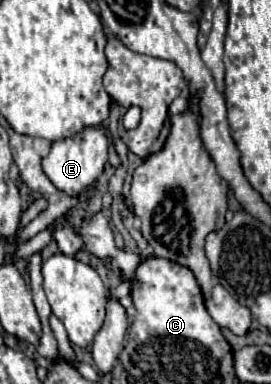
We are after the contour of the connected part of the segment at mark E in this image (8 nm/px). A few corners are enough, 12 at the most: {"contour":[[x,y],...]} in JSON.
{"contour":[[101,128],[53,142],[45,174],[65,194],[99,182],[109,140]]}

